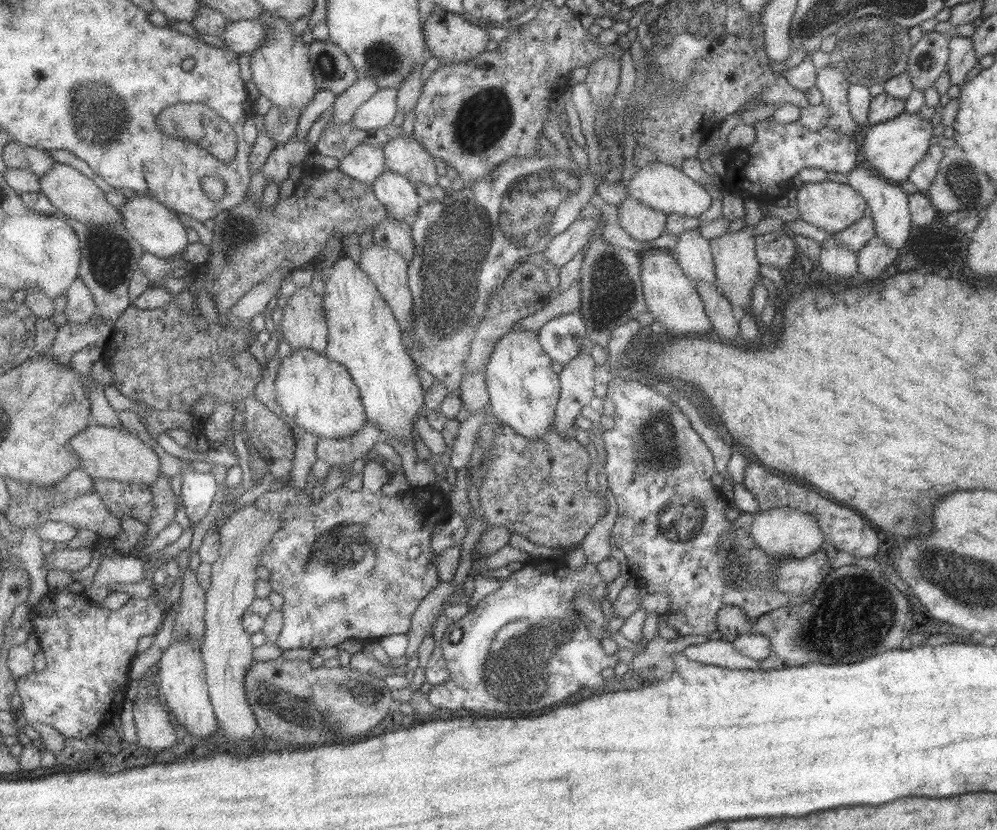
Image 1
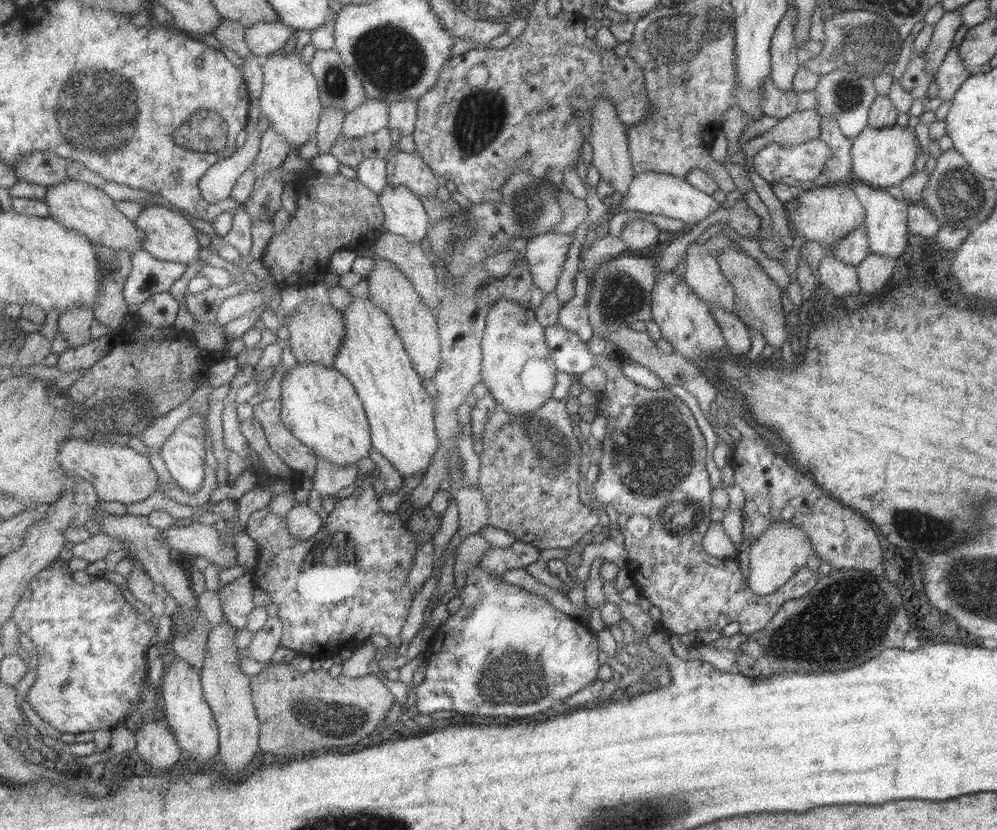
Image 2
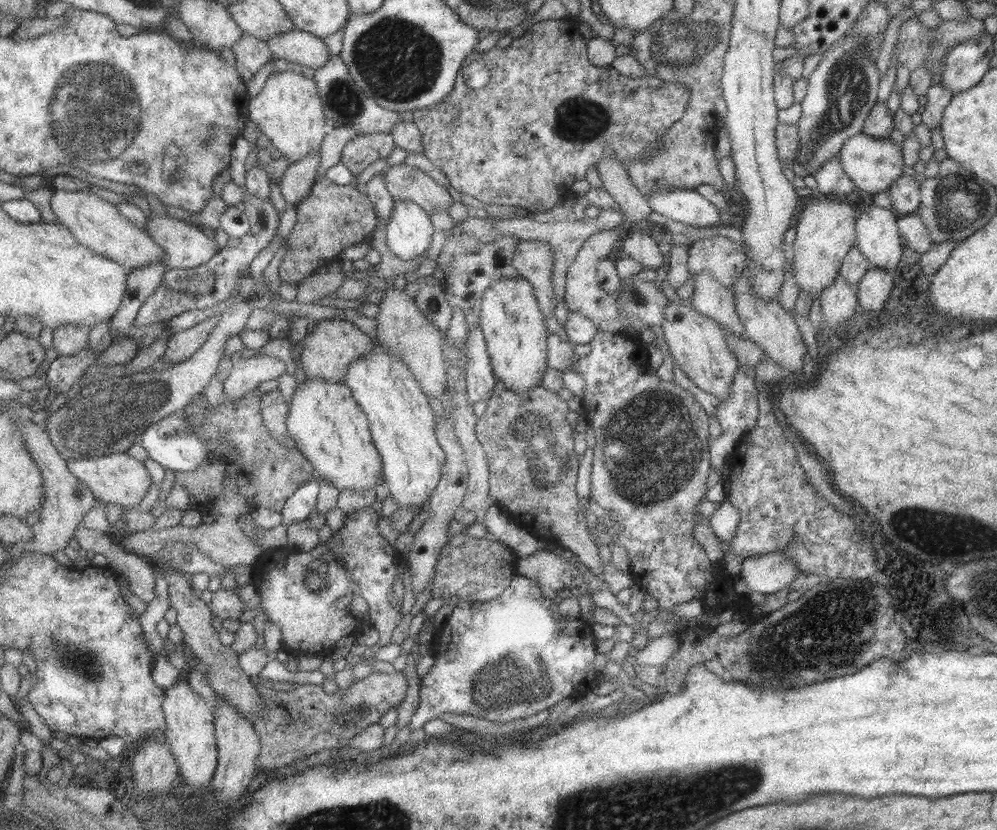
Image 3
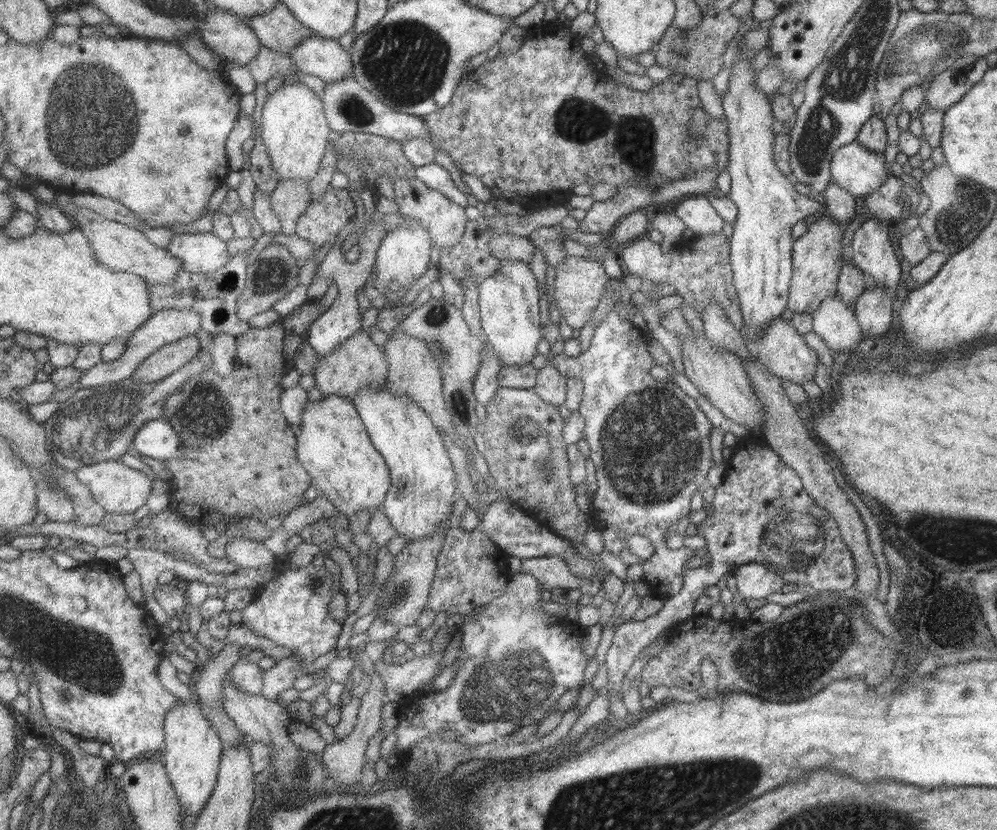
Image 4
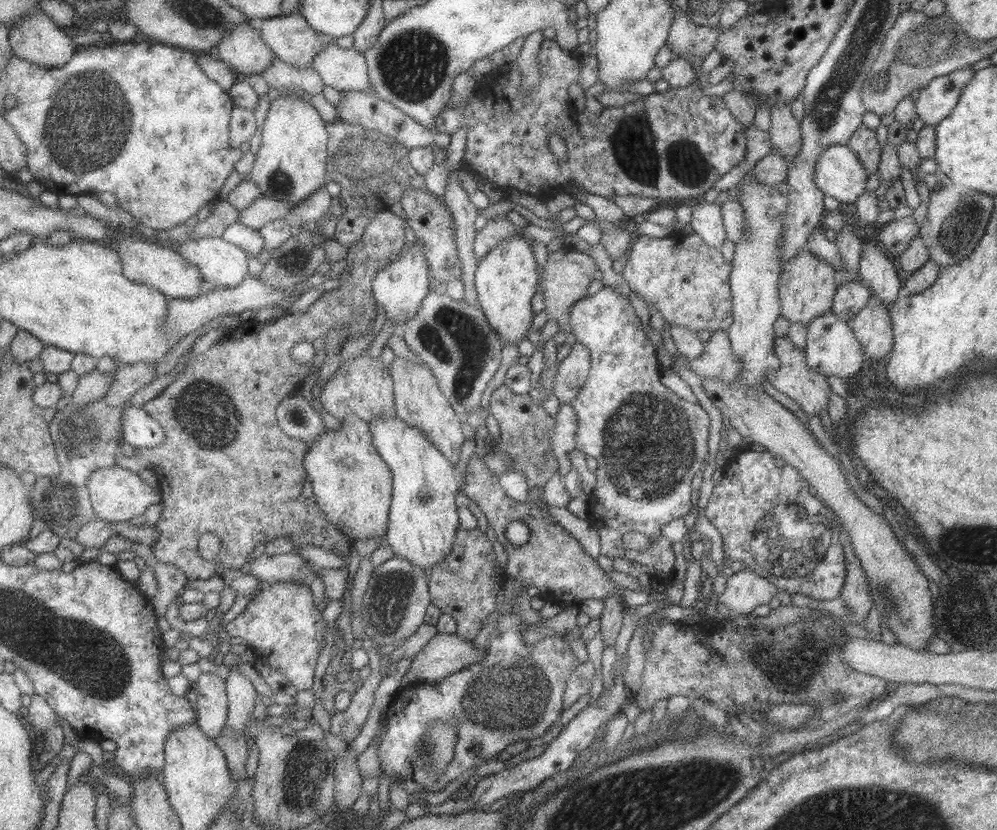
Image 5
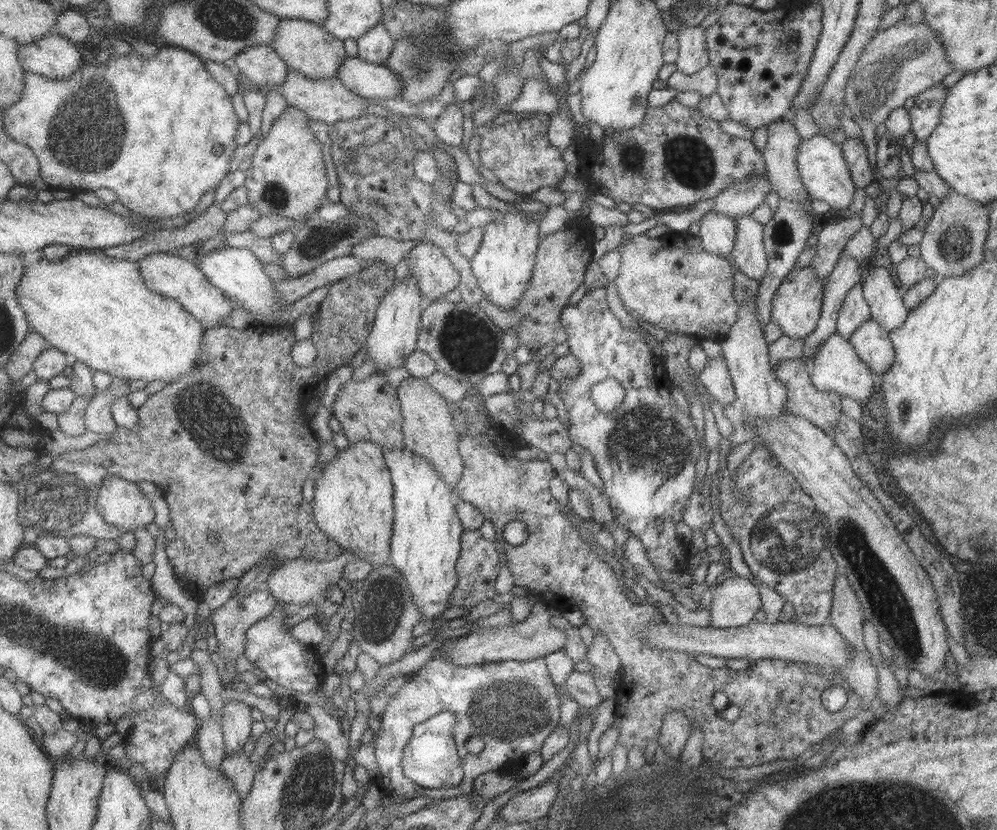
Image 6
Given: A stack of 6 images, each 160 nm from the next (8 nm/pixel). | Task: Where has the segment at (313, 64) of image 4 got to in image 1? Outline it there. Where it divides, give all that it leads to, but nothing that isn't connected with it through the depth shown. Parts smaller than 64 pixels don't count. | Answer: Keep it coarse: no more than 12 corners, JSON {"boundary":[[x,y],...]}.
{"boundary":[[231,21],[221,39],[239,54],[262,47],[267,25]]}

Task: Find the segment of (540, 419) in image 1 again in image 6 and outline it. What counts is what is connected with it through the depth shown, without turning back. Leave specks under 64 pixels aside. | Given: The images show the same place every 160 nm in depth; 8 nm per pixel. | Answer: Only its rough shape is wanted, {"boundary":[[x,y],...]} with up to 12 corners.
{"boundary":[[500,214],[481,226],[470,261],[483,296],[501,310],[523,296],[538,223]]}

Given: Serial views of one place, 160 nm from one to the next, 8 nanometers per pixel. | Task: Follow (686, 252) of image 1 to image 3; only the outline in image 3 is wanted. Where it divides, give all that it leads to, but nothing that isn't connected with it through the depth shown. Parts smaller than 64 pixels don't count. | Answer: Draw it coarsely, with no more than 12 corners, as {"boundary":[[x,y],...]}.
{"boundary":[[695,276],[690,306],[721,330],[743,336],[731,289]]}

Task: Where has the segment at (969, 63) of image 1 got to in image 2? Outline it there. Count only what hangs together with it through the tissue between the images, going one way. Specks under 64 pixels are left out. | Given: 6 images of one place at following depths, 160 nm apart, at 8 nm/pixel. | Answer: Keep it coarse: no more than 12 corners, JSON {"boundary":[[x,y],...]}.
{"boundary":[[951,47],[933,81],[942,102],[953,99],[971,74]]}

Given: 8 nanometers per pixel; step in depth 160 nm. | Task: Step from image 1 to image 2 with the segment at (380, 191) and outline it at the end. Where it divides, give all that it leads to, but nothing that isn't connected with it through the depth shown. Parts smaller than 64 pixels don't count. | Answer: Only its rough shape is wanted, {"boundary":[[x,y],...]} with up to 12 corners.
{"boundary":[[389,183],[384,229],[420,242],[431,221],[420,196]]}

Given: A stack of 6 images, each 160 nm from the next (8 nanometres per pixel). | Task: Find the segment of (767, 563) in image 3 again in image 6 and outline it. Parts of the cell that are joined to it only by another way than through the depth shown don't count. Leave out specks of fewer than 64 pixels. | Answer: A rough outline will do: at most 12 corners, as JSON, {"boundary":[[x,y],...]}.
{"boundary":[[742,576],[711,589],[710,625],[746,625],[760,594]]}

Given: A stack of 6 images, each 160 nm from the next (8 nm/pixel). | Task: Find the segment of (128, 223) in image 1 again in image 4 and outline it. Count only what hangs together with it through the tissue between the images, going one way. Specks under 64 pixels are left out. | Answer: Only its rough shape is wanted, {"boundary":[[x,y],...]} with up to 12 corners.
{"boundary":[[177,229],[166,250],[183,271],[208,274],[231,258],[213,231]]}

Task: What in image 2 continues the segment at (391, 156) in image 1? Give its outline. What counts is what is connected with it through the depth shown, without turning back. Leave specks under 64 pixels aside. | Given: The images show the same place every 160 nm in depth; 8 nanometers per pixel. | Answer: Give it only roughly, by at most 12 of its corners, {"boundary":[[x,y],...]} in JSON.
{"boundary":[[415,151],[388,160],[388,179],[433,197],[433,170]]}

